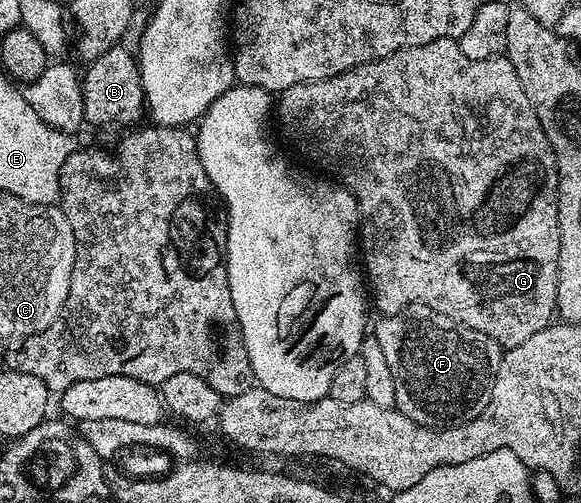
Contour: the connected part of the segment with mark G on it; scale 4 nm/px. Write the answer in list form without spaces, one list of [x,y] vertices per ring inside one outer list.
[[[438,40],[437,42],[425,42],[425,46],[409,46],[389,54],[384,60],[374,60],[372,64],[362,64],[353,70],[345,70],[336,76],[330,76],[324,80],[310,80],[304,84],[298,84],[292,88],[286,88],[277,100],[277,120],[283,127],[283,132],[308,156],[311,160],[316,160],[323,168],[340,168],[347,175],[345,179],[346,187],[351,189],[355,195],[355,201],[359,207],[359,230],[358,239],[361,241],[361,264],[365,269],[365,280],[369,285],[369,296],[380,308],[383,316],[396,316],[398,312],[405,312],[408,308],[424,304],[437,314],[445,314],[445,318],[453,318],[464,328],[481,330],[481,334],[489,334],[499,343],[500,349],[506,350],[513,346],[521,346],[521,342],[533,338],[537,330],[545,330],[548,324],[552,323],[556,315],[555,299],[557,298],[557,282],[559,281],[559,211],[557,210],[557,186],[559,185],[559,167],[555,164],[555,155],[549,146],[549,138],[545,138],[545,130],[541,130],[541,122],[537,122],[537,114],[533,114],[533,106],[529,98],[525,98],[525,90],[521,90],[521,78],[517,78],[517,70],[513,70],[513,62],[509,62],[507,55],[494,56],[484,60],[474,60],[465,58],[461,54],[461,46],[458,40]]]

